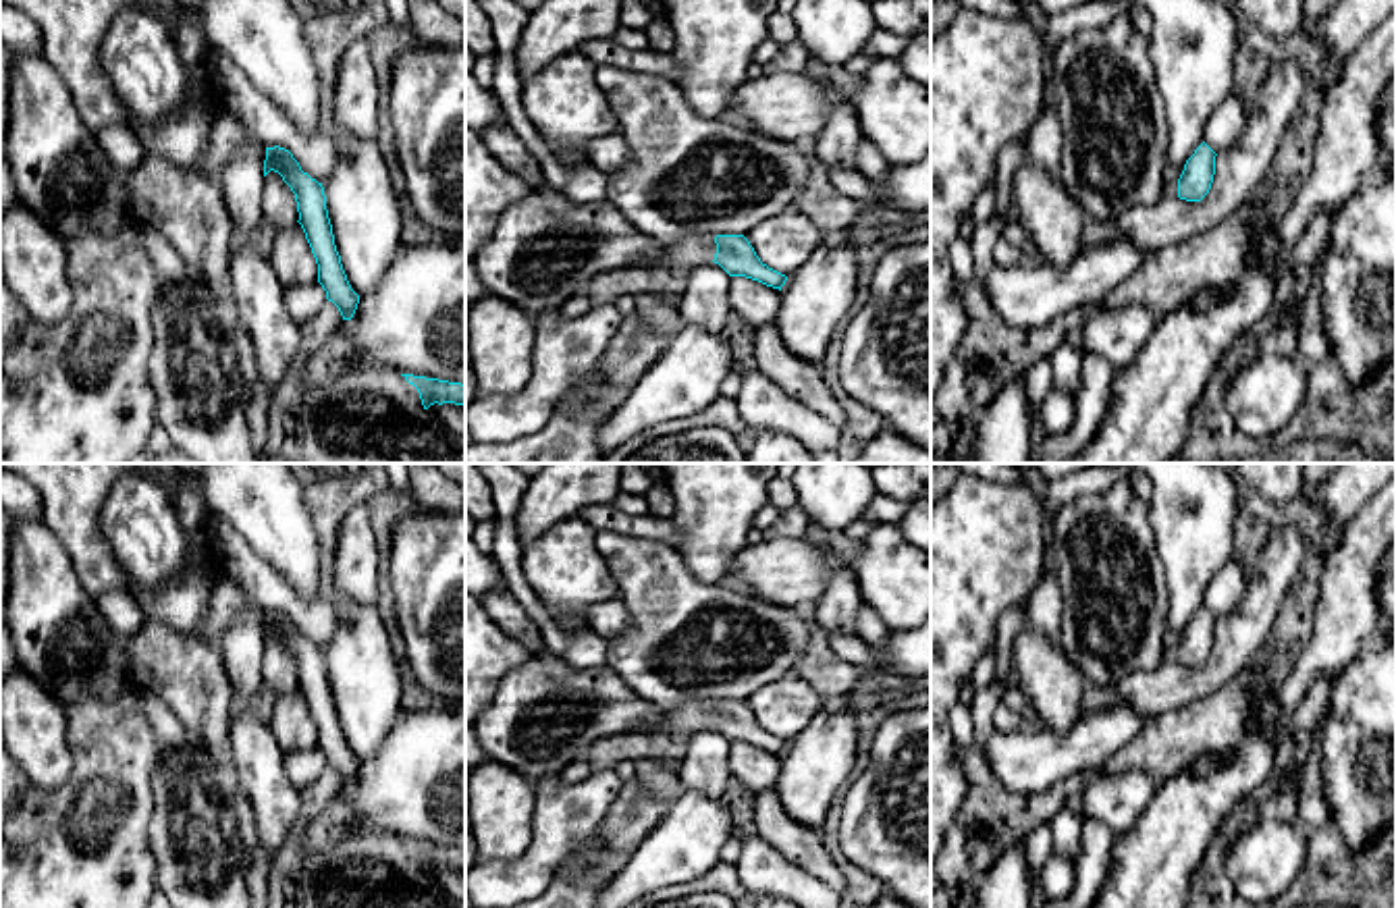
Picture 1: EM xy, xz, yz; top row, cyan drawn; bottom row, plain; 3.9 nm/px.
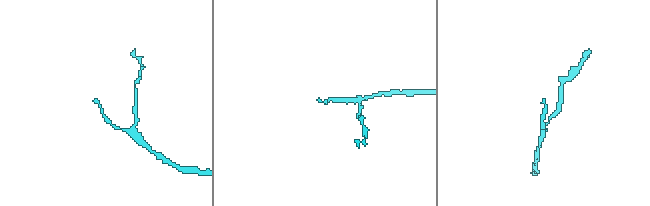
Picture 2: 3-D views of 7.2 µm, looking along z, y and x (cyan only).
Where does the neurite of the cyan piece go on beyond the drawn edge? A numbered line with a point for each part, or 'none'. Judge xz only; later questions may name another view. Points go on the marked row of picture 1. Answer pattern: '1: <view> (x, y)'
1: xz (547, 248)

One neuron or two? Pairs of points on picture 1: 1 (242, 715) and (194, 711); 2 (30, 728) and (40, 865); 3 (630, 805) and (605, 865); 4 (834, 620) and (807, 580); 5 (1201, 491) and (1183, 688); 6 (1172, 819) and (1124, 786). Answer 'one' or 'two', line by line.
1: one
2: two
3: one
4: two
5: two
6: two

